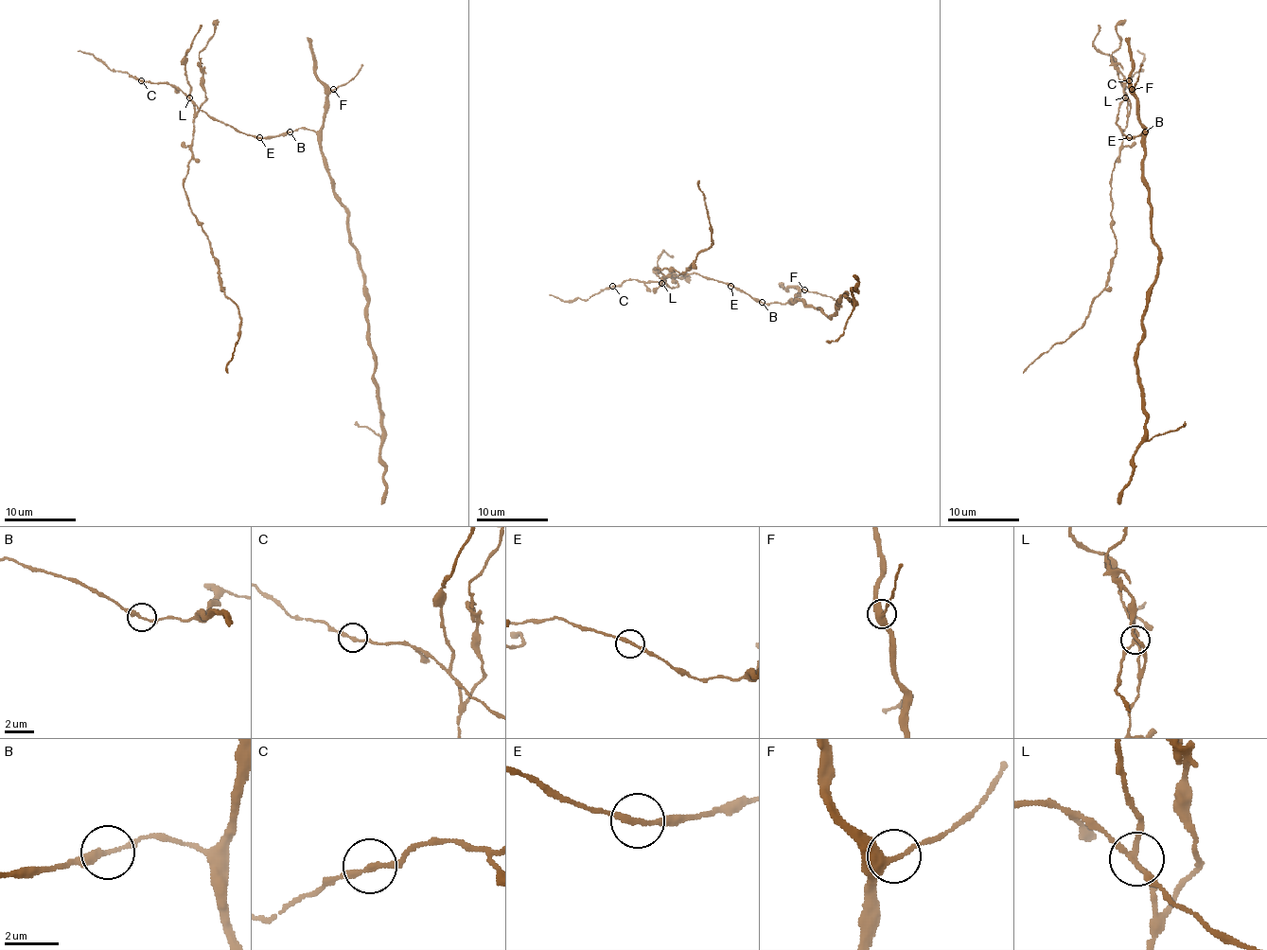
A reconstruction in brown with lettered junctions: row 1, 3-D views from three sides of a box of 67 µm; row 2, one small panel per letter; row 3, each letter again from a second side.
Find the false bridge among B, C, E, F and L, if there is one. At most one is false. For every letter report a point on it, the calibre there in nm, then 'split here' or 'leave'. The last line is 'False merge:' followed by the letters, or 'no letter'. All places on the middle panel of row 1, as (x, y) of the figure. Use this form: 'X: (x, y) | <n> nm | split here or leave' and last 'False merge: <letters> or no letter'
B: (762, 302) | 240 nm | leave
C: (612, 286) | 200 nm | leave
E: (730, 286) | 220 nm | leave
F: (804, 290) | 300 nm | leave
L: (661, 283) | 190 nm | split here
False merge: L

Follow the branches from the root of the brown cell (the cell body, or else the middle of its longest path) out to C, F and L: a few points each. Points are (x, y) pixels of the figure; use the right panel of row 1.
C: (1139, 135), (1127, 137), (1116, 123), (1125, 87), (1121, 83), (1129, 80)
F: (1139, 135), (1147, 131), (1141, 125), (1137, 97), (1132, 89)
L: (1139, 135), (1127, 137), (1116, 123), (1117, 107), (1125, 97)

